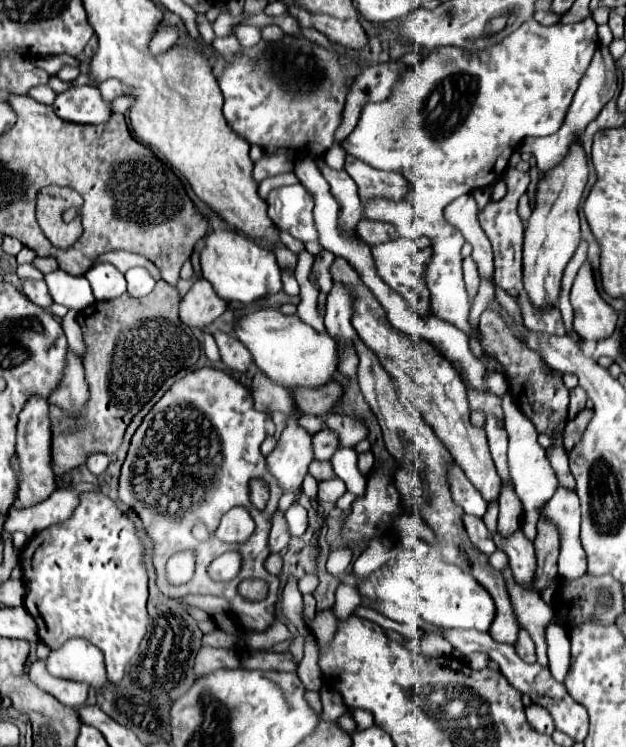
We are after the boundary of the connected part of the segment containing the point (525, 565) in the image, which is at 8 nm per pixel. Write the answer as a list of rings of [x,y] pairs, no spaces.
[[[518,529],[508,537],[502,537],[496,531],[494,533],[494,543],[500,551],[504,551],[508,555],[514,579],[520,585],[526,585],[526,581],[530,581],[534,577],[534,569],[536,569],[536,557],[534,557],[532,541],[526,541],[522,529]]]

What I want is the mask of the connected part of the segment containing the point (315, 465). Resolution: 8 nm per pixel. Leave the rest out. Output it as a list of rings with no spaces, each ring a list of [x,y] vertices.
[[[312,461],[312,463],[310,463],[308,473],[310,473],[318,483],[334,477],[334,469],[332,469],[330,461]]]

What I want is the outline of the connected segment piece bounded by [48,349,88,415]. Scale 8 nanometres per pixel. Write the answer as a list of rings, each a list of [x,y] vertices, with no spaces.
[[[68,349],[62,381],[52,391],[52,395],[50,395],[48,401],[54,403],[54,405],[60,405],[68,413],[74,413],[76,415],[82,409],[82,405],[86,403],[86,397],[88,397],[88,385],[84,381],[82,369],[84,367],[82,367],[80,355]]]

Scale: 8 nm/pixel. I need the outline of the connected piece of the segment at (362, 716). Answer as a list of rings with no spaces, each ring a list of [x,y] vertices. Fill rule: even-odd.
[[[352,709],[350,713],[352,713],[354,721],[358,723],[358,731],[368,729],[368,727],[374,725],[374,717],[372,717],[372,713],[368,713],[368,711],[364,711],[364,709]]]

